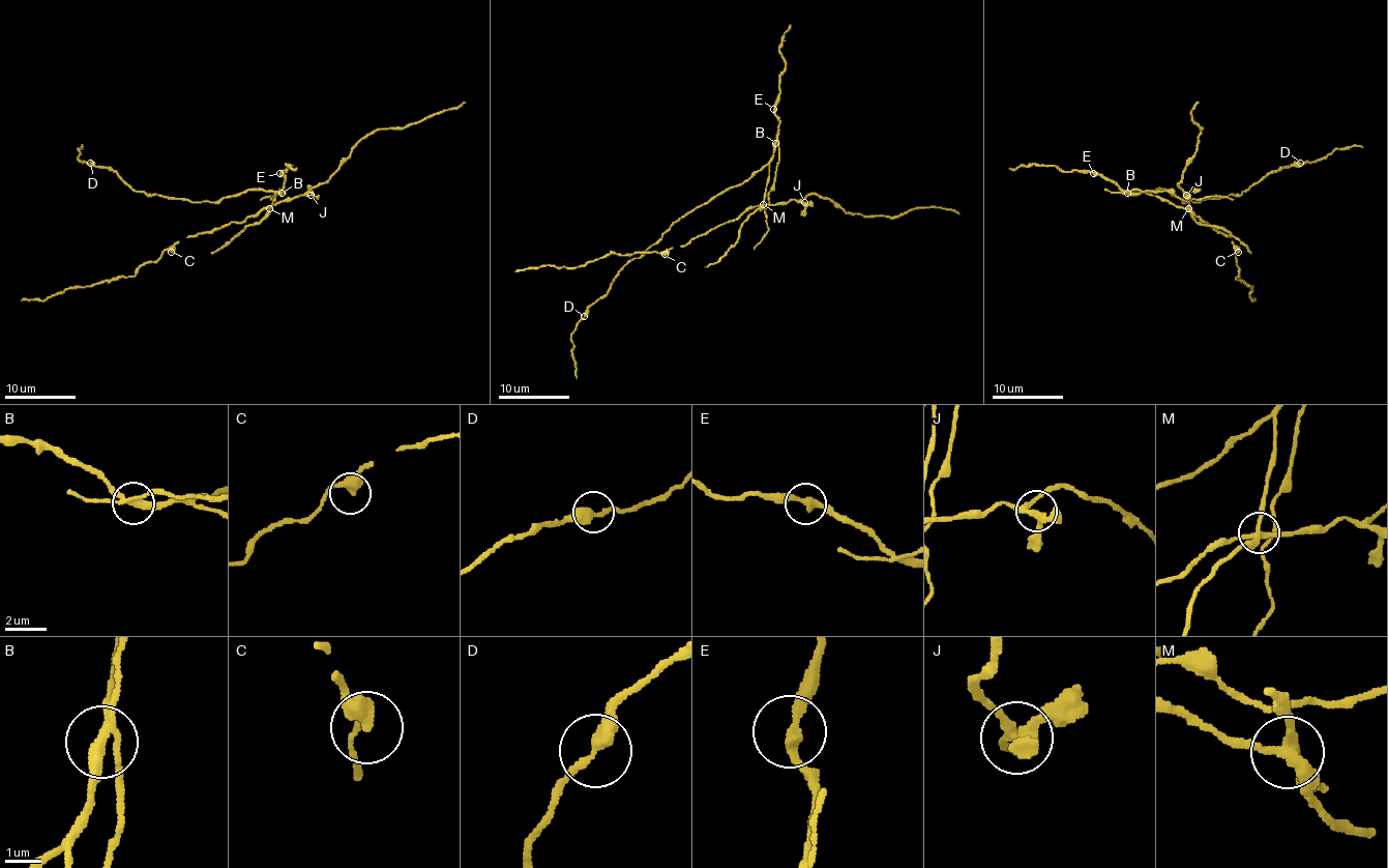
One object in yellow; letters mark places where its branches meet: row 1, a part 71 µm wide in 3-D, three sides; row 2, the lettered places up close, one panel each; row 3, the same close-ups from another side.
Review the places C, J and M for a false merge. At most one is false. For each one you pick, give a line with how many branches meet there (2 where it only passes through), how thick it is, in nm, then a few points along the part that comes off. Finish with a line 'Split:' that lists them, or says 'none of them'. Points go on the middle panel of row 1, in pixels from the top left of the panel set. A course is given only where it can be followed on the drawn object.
M: branches 4; calibre 280 nm; course (763, 204), (768, 177), (766, 165), (686, 212), (629, 263), (610, 290), (588, 310), (571, 335), (577, 379)
Split: M

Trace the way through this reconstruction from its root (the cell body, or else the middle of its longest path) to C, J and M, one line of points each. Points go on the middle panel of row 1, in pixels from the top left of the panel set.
C: (768, 172), (765, 197), (760, 205), (745, 209), (734, 220), (720, 224), (681, 247), (672, 247), (665, 254)
J: (768, 172), (765, 204), (804, 202)
M: (768, 172), (763, 204)

